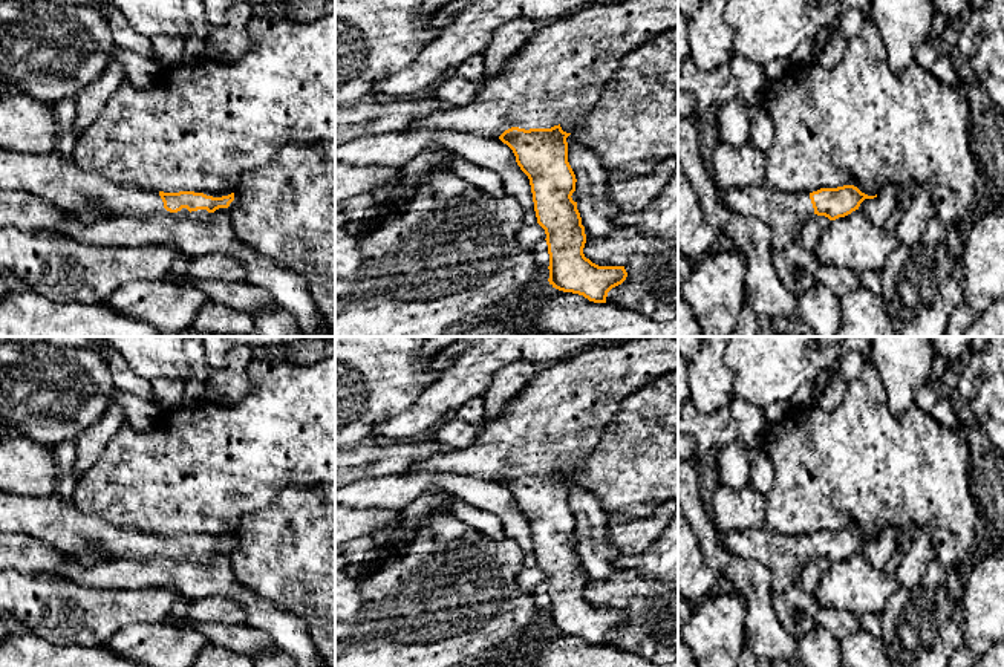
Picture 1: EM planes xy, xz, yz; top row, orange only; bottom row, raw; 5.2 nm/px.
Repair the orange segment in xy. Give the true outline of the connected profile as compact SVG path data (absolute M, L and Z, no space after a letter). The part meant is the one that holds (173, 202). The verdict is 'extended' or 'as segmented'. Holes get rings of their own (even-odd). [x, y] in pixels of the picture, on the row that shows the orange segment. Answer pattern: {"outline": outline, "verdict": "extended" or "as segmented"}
{"outline": "M0 148L0 191L35 194L66 211L101 210L126 217L170 211L199 223L234 200L234 193L213 197L194 191L148 191L136 184L116 185L99 174L84 171L73 158L6 148Z", "verdict": "extended"}

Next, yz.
{"outline": "M765 184L722 191L725 207L742 216L756 217L771 231L773 251L796 246L805 223L814 216L830 220L859 210L865 199L874 199L854 185L820 188L813 193L770 190Z", "verdict": "extended"}

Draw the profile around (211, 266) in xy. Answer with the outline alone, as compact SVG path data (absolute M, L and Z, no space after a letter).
M207 254L194 257L187 268L187 275L194 280L245 281L243 265L228 255Z

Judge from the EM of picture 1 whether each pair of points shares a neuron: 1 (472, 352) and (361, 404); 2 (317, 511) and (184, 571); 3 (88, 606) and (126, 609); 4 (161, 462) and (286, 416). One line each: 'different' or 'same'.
1: different
2: different
3: same
4: same

